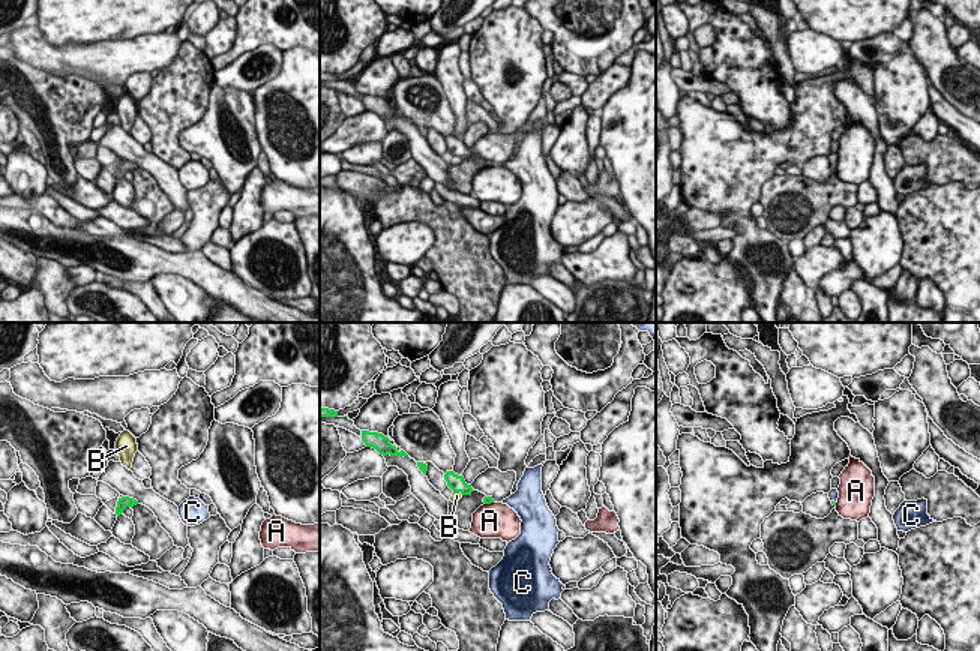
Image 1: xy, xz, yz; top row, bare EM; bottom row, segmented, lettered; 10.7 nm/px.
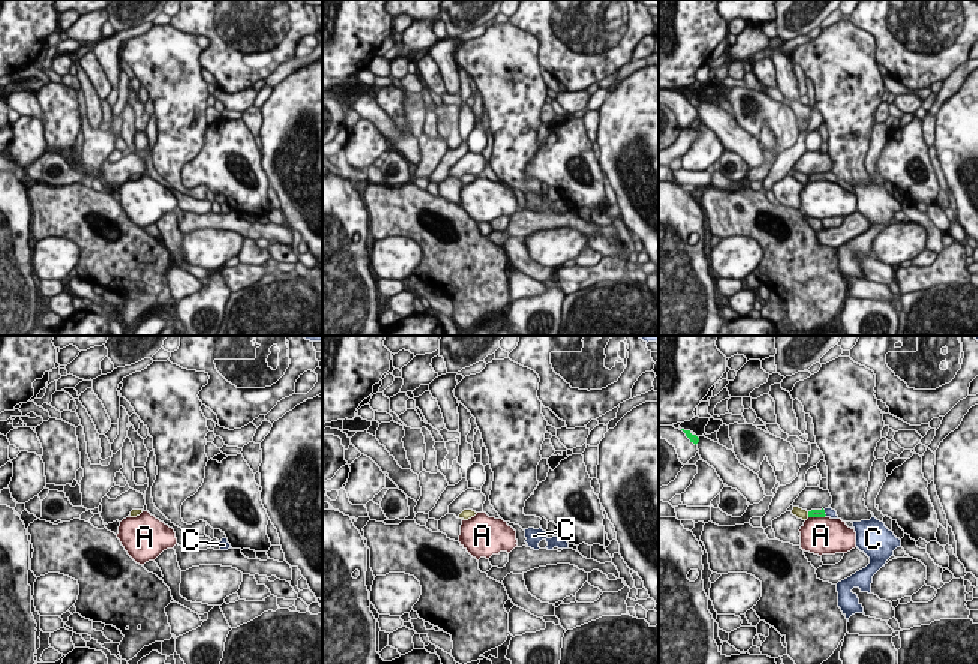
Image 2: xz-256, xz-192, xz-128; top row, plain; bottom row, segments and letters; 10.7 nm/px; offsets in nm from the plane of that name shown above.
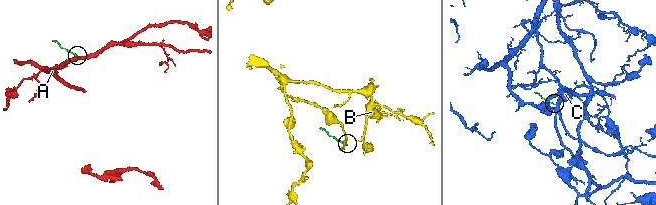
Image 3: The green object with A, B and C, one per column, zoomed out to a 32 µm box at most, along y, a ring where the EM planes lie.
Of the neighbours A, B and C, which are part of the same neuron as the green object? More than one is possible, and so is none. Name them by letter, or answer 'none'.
C

